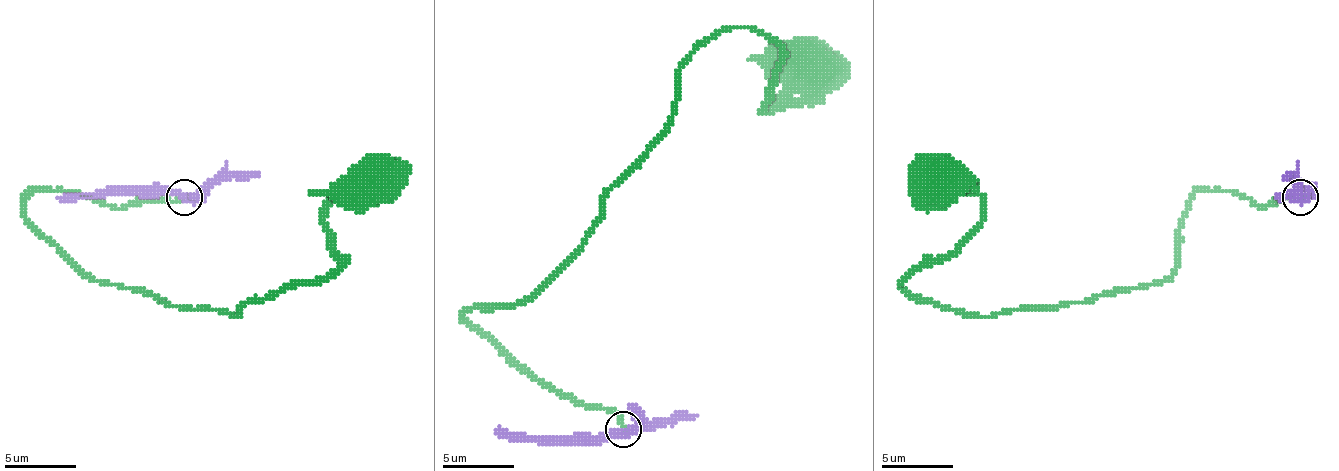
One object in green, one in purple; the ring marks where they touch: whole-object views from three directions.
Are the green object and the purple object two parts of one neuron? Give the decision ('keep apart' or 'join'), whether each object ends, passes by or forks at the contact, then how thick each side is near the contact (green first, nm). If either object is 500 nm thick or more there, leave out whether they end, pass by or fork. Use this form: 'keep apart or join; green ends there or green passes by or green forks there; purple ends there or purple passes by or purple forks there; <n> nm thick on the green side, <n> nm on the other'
keep apart; green ends there; purple passes by; 220 nm thick on the green side, 440 nm on the other

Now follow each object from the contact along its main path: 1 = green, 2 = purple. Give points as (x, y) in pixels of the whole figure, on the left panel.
1: (183, 198), (36, 191), (25, 216), (108, 284), (230, 316), (341, 262), (323, 205), (385, 176)
2: (183, 198), (162, 194), (68, 194), (57, 198)

